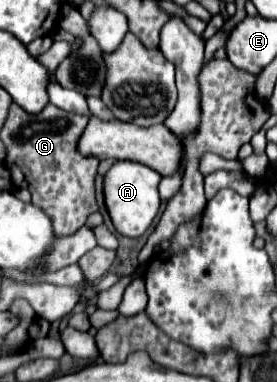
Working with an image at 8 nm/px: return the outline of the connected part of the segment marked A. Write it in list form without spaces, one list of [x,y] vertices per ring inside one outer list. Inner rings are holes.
[[[127,160],[127,162],[115,162],[111,166],[111,170],[105,174],[103,192],[105,192],[105,204],[109,216],[119,234],[129,238],[139,238],[151,226],[161,206],[161,196],[157,190],[159,182],[161,182],[161,174],[141,162]]]

